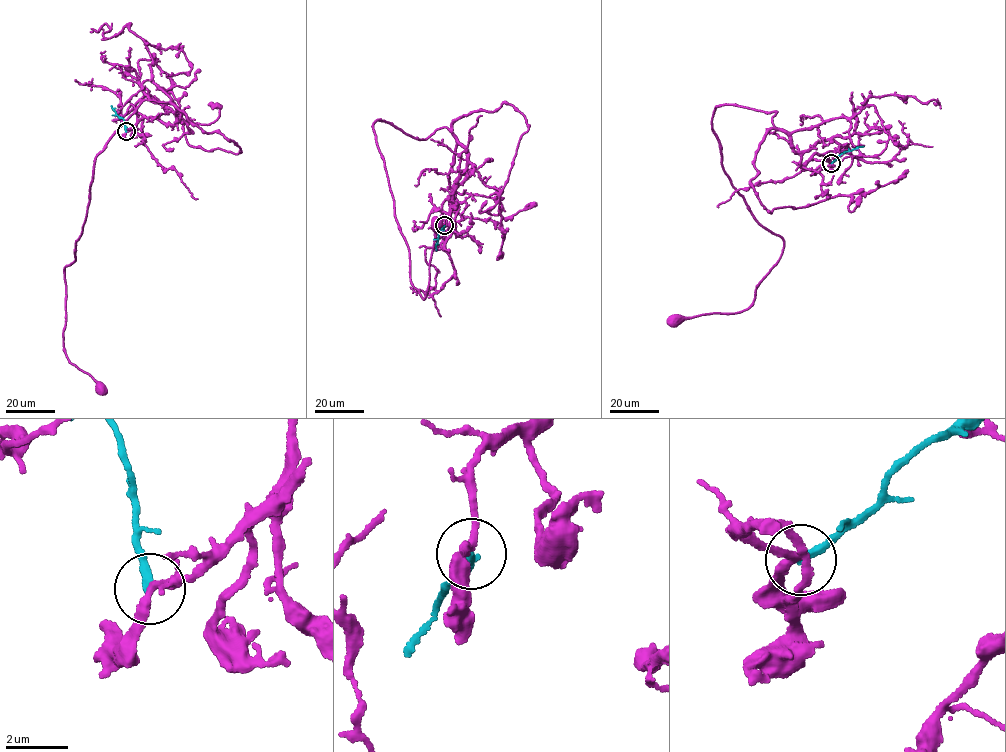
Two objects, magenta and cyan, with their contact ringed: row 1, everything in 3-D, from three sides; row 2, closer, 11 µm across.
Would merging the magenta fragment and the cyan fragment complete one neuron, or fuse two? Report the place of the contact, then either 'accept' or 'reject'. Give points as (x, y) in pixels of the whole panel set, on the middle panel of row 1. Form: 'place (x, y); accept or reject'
place (444, 225); reject

